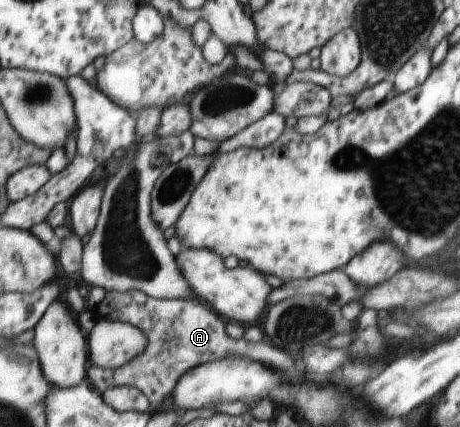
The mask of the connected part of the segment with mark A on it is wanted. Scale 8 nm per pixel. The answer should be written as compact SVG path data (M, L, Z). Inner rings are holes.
M137 290L126 292L107 291L103 300L89 309L94 320L126 321L137 328L146 339L146 346L131 361L125 362L115 369L101 369L90 366L87 383L99 394L114 387L129 386L137 388L148 398L153 410L161 410L163 402L170 398L181 378L189 371L210 361L226 357L246 357L261 362L271 369L289 374L293 380L299 380L299 372L293 366L289 354L271 344L245 342L243 338L233 339L225 334L225 326L221 318L217 318L211 310L201 306L197 299L155 299Z

